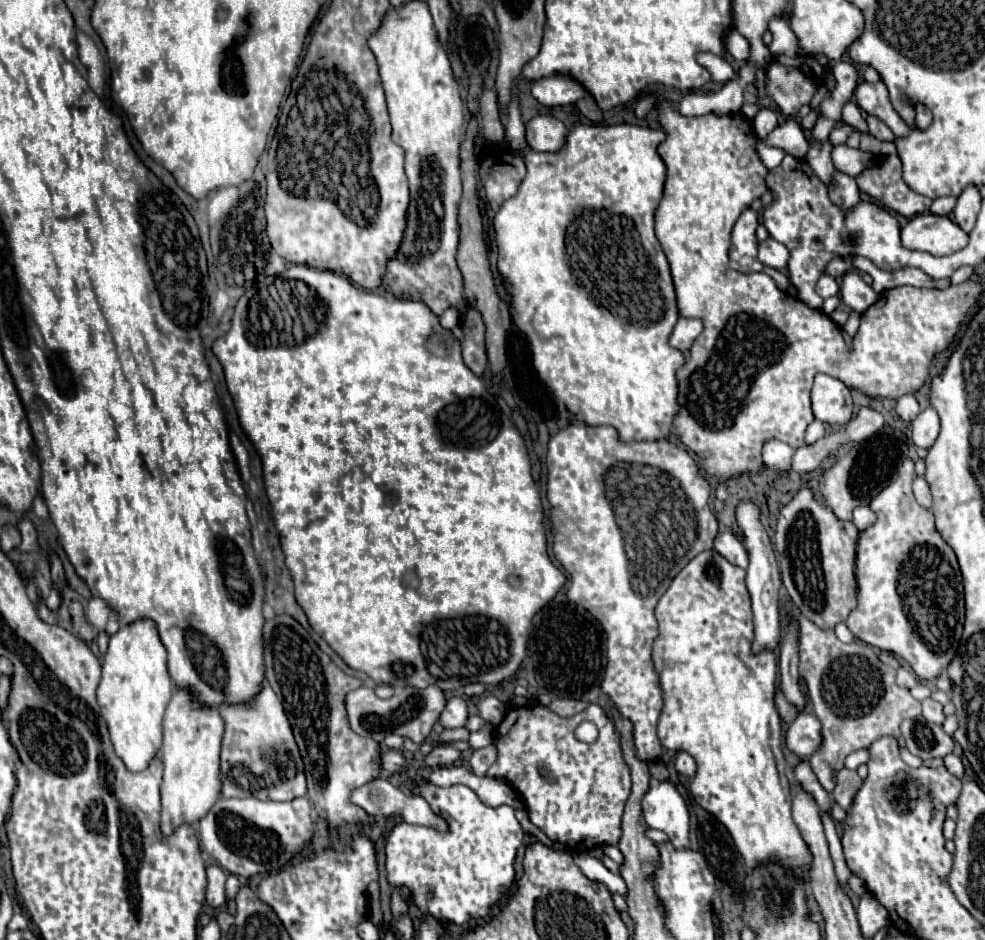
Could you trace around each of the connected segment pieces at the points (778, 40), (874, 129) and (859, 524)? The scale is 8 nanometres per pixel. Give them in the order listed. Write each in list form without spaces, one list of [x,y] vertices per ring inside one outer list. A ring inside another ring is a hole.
[[[774,19],[768,29],[774,37],[772,43],[770,43],[770,53],[772,55],[782,53],[782,55],[788,55],[788,57],[802,57],[798,37],[794,35],[794,31],[786,23],[786,19]]]
[[[868,115],[868,117],[866,117],[866,123],[868,123],[870,135],[874,135],[876,139],[882,139],[882,141],[892,141],[892,139],[894,139],[894,133],[892,133],[892,131],[888,129],[888,125],[884,125],[884,121],[880,121],[878,117]]]
[[[859,505],[853,511],[853,523],[858,531],[868,529],[876,521],[874,511],[868,505]]]

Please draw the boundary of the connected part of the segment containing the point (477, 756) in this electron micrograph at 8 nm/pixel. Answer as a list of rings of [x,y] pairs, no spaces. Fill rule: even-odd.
[[[488,745],[488,747],[482,747],[482,749],[476,749],[470,757],[470,767],[476,775],[486,775],[488,767],[496,761],[496,745]]]

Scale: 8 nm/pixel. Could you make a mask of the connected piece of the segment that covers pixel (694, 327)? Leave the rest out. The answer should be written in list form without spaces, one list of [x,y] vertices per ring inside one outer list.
[[[680,317],[672,335],[670,335],[670,345],[680,349],[682,353],[686,353],[700,333],[702,333],[702,321],[700,319]]]

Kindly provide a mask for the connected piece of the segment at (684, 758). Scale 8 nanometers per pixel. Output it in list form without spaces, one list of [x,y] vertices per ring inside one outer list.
[[[678,753],[678,757],[676,757],[676,771],[680,775],[694,777],[696,775],[696,761],[688,753]]]

